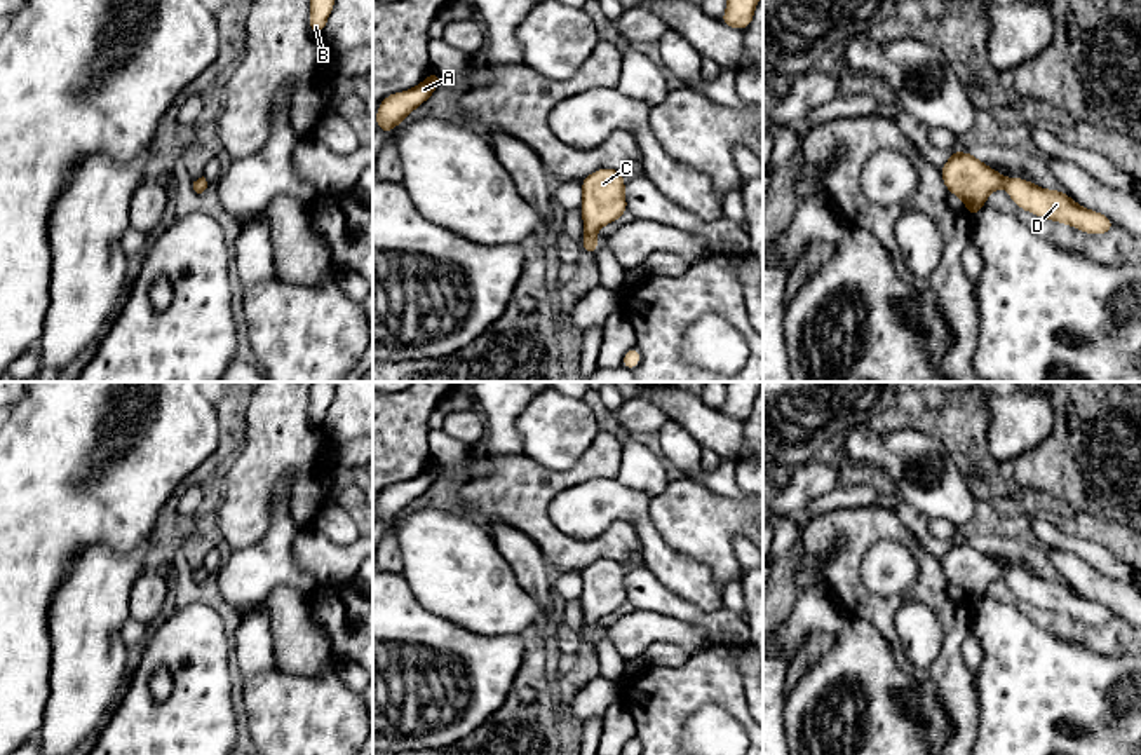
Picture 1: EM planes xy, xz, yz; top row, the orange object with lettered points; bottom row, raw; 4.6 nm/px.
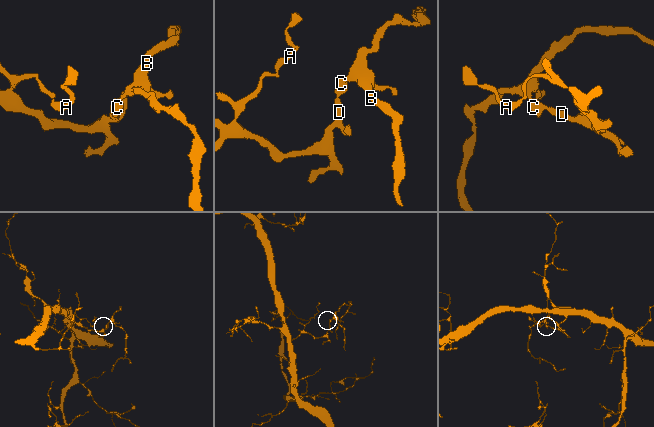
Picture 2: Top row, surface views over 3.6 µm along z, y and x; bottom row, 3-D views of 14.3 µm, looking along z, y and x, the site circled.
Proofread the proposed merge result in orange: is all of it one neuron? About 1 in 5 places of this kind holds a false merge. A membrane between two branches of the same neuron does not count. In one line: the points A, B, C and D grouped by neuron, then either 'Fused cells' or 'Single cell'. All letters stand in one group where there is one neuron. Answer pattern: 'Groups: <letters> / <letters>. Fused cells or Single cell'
Groups: A B C D. Single cell

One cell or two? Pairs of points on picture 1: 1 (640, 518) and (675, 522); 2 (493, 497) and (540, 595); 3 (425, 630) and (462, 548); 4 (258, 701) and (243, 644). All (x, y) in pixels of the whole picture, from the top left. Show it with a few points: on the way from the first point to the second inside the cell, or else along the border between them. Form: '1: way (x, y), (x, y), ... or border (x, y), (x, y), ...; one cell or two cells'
1: border (650, 497), (650, 520), (676, 551); two cells
2: border (488, 522), (516, 527), (540, 550); two cells
3: border (406, 583), (413, 597), (425, 609), (471, 630); two cells
4: border (276, 668), (244, 677); two cells

